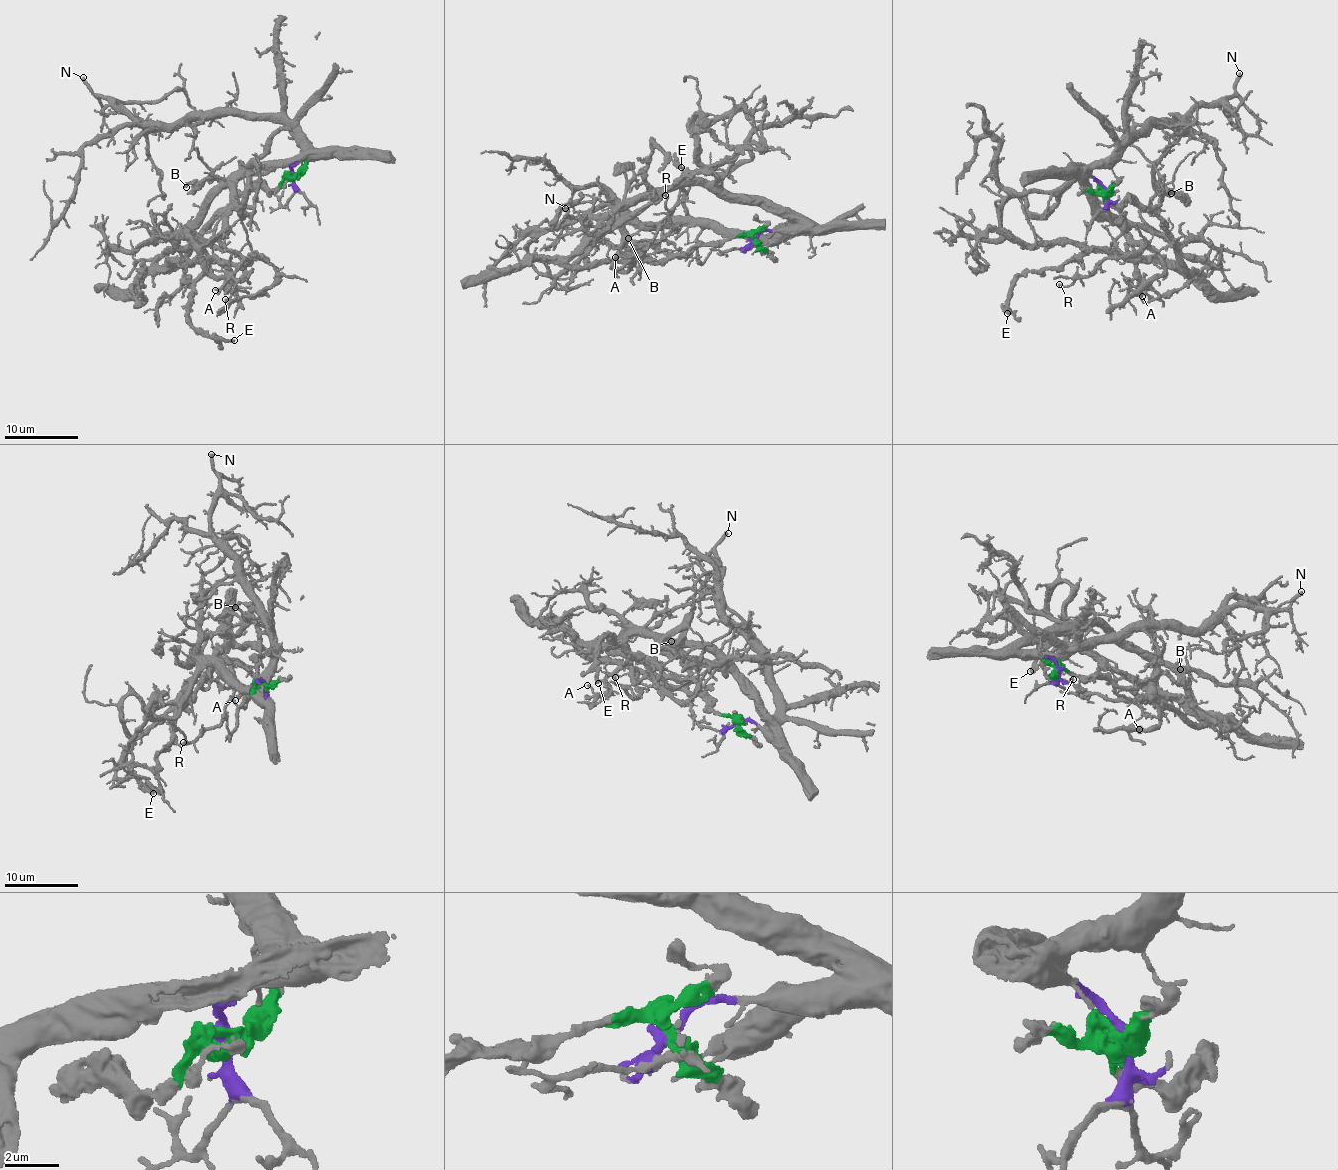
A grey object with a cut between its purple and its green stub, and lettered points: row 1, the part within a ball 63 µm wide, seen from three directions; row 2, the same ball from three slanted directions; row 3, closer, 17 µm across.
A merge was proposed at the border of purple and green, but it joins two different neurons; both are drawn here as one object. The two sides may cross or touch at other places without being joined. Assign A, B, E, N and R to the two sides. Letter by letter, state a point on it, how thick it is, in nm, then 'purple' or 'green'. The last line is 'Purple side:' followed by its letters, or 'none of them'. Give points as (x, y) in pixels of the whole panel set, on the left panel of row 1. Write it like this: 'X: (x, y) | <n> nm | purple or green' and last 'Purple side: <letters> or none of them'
A: (215, 290) | 150 nm | purple
B: (186, 187) | 280 nm | green
E: (234, 340) | 360 nm | green
N: (83, 77) | 360 nm | purple
R: (225, 299) | 200 nm | purple
Purple side: A, N, R

